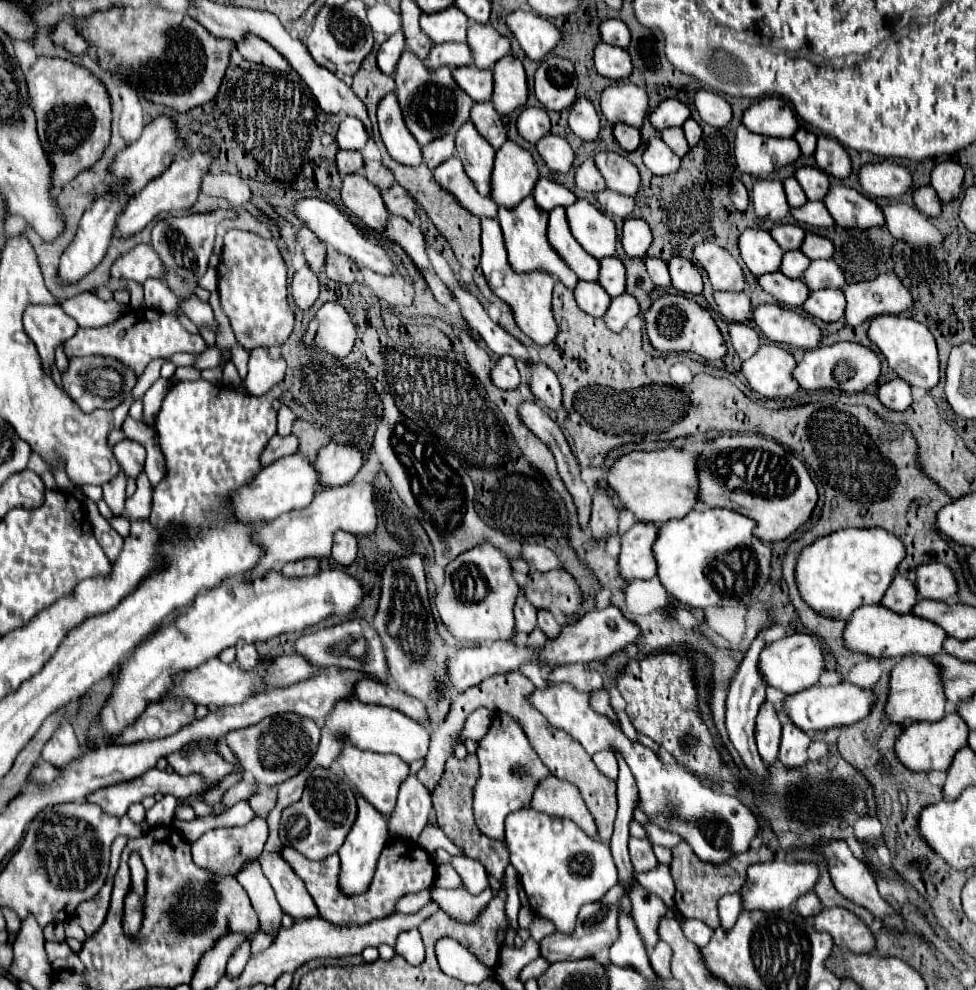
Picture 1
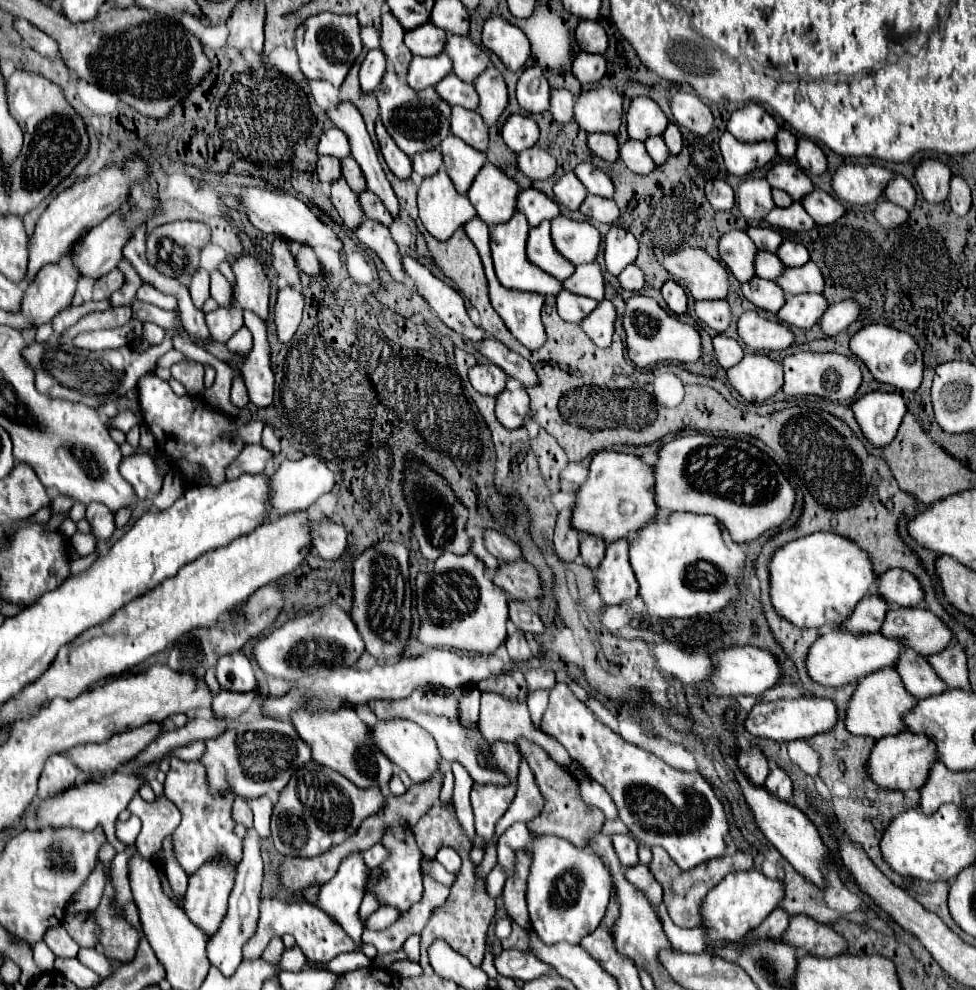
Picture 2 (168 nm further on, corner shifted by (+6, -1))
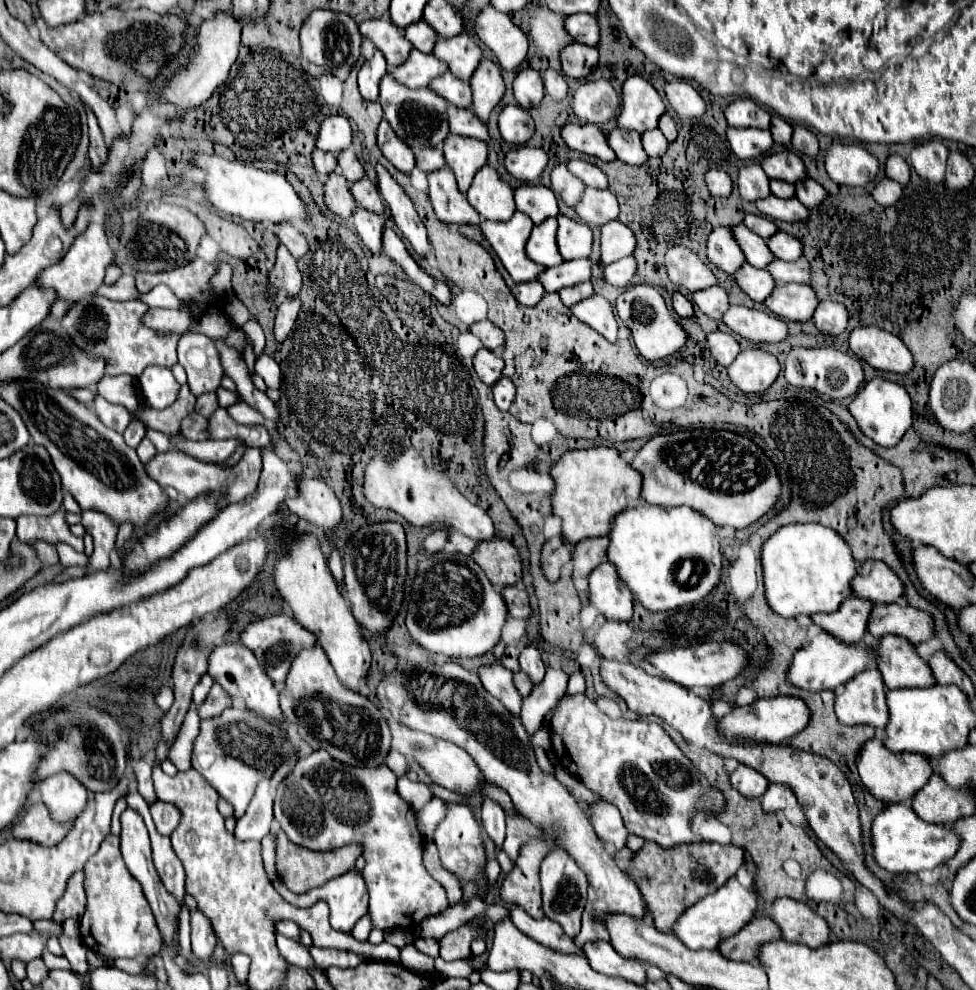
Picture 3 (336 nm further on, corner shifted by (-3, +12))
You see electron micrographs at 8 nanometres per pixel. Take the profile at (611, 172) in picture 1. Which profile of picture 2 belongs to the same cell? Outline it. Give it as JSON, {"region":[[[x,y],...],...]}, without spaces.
{"region":[[[590,162],[578,164],[574,168],[574,174],[582,182],[582,186],[588,190],[588,194],[602,196],[602,198],[614,196],[614,184],[610,182],[610,178],[606,178],[606,174],[602,170],[598,170],[596,166],[592,166]]]}

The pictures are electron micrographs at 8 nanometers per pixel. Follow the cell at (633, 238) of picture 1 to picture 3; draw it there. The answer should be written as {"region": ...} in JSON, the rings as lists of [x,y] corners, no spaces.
{"region":[[[619,219],[609,221],[601,227],[601,263],[609,265],[613,261],[619,261],[621,257],[627,257],[635,251],[637,239],[635,233],[623,225]]]}

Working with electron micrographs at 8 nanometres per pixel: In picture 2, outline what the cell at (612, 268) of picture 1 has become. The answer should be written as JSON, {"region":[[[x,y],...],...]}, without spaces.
{"region":[[[596,262],[586,266],[576,266],[574,274],[562,280],[562,288],[572,294],[588,296],[600,302],[604,298],[604,278],[602,278],[600,266]]]}

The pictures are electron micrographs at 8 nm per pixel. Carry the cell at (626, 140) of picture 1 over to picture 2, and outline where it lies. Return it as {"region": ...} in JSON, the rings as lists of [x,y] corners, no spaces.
{"region":[[[588,134],[586,144],[594,156],[598,156],[606,162],[618,160],[618,142],[612,134]]]}

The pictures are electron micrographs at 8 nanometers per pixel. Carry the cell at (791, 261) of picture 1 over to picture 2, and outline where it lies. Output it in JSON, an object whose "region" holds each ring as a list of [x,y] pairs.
{"region":[[[756,252],[754,258],[754,272],[758,278],[764,280],[774,280],[778,278],[778,274],[784,270],[782,262],[778,262],[778,256],[772,252]]]}

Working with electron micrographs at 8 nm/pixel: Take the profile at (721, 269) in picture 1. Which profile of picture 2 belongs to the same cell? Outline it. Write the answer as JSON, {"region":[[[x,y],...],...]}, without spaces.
{"region":[[[686,248],[670,254],[664,260],[666,272],[682,286],[686,288],[694,300],[722,300],[728,294],[728,270],[714,258],[710,258],[702,248]]]}

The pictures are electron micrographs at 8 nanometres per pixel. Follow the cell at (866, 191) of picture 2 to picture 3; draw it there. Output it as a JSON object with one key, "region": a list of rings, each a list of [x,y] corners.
{"region":[[[833,143],[825,155],[825,167],[835,183],[851,187],[865,187],[879,173],[877,157],[857,143]]]}

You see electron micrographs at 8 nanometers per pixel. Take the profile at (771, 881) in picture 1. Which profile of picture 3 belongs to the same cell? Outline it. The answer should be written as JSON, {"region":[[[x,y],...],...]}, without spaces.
{"region":[[[737,877],[727,879],[723,887],[719,887],[715,893],[703,897],[693,907],[689,907],[673,925],[673,933],[689,947],[689,949],[717,949],[721,941],[729,939],[737,931],[741,931],[757,911],[757,899],[759,891],[755,883],[749,887],[743,887]]]}

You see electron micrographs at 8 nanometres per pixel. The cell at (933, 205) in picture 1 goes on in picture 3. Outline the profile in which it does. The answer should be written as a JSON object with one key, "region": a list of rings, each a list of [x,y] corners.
{"region":[[[891,155],[885,163],[885,173],[889,179],[901,183],[901,185],[907,185],[909,177],[911,177],[911,169],[907,165],[907,161],[901,157],[901,155]]]}

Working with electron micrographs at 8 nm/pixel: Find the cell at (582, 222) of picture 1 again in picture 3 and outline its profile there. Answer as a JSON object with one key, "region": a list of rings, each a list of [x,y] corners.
{"region":[[[565,215],[557,217],[559,231],[557,231],[557,245],[559,253],[565,261],[571,259],[583,259],[591,255],[593,247],[593,231],[589,225],[583,225],[579,221],[573,221]]]}

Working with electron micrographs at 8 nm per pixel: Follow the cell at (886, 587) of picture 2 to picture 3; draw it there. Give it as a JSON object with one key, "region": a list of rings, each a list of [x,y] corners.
{"region":[[[865,561],[851,583],[857,597],[873,603],[897,603],[905,595],[899,575],[883,561]]]}

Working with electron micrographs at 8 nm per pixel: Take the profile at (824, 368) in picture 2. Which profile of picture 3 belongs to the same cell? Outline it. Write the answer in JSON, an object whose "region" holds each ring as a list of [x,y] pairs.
{"region":[[[795,347],[789,351],[787,361],[785,361],[785,379],[793,387],[807,387],[815,389],[831,399],[845,399],[851,397],[859,391],[865,373],[861,367],[861,361],[849,353],[843,353],[835,347]]]}

